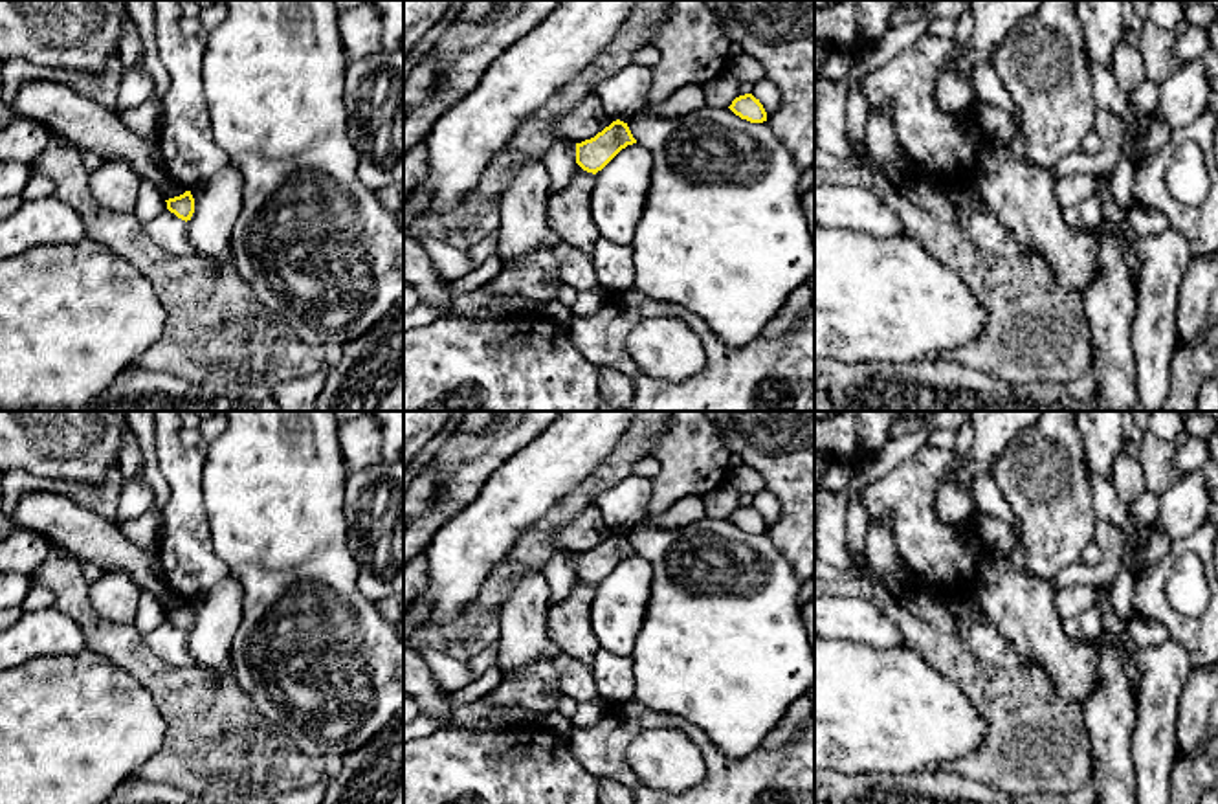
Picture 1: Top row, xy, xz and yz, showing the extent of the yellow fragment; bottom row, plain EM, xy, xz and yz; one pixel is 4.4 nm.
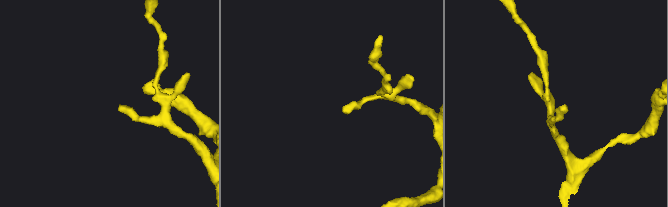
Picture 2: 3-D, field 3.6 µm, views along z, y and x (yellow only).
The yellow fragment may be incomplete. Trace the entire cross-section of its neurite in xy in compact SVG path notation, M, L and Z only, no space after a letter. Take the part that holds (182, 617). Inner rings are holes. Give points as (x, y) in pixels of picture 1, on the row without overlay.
M185 602L183 606L169 609L165 613L167 613L167 620L174 624L178 630L185 633L191 631L194 624L194 609L191 602Z

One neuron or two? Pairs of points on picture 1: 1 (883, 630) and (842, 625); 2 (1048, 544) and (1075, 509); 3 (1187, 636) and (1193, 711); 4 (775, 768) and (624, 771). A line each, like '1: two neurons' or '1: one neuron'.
1: one neuron
2: one neuron
3: two neurons
4: one neuron

